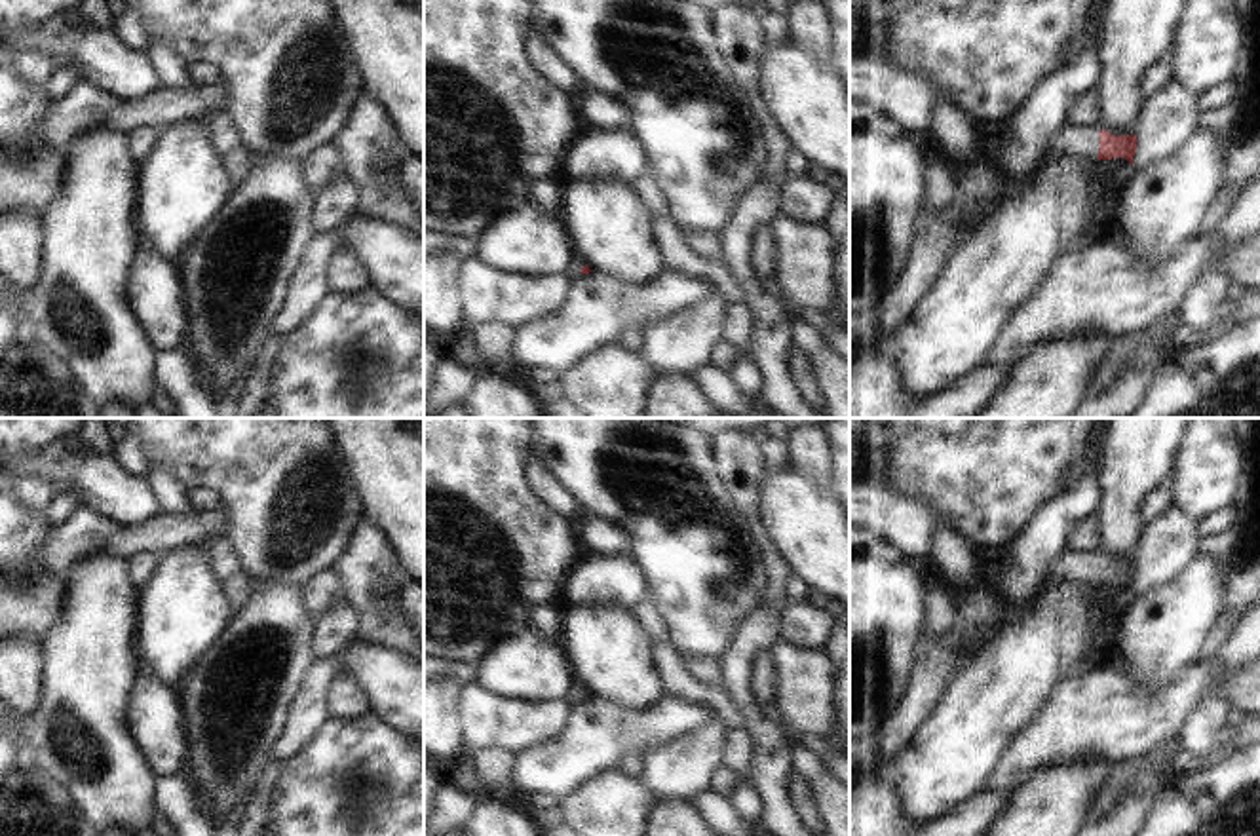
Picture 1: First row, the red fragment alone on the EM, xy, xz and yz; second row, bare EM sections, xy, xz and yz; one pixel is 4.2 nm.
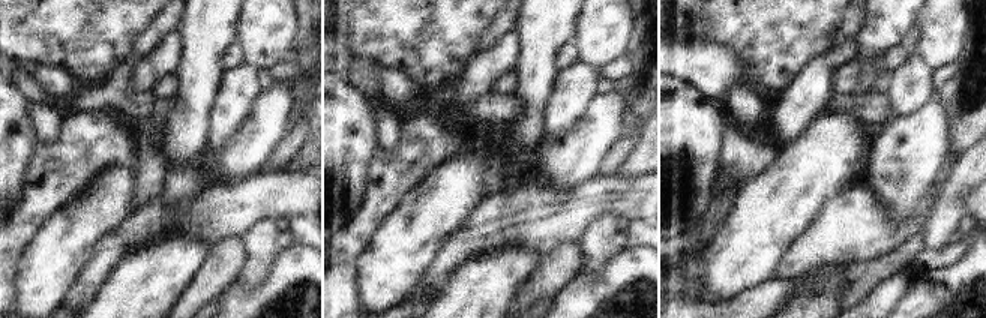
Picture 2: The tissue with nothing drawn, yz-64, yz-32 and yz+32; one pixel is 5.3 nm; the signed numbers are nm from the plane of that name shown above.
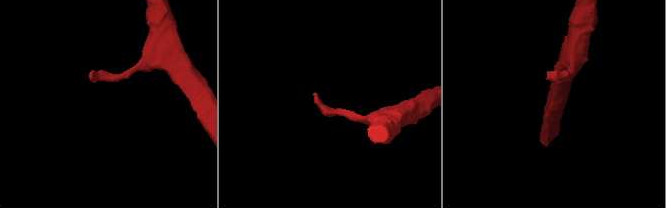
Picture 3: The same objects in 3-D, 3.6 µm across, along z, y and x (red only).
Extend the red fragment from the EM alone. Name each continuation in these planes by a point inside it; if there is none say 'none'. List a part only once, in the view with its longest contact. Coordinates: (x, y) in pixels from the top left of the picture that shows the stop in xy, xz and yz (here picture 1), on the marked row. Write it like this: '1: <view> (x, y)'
1: yz (1072, 143).

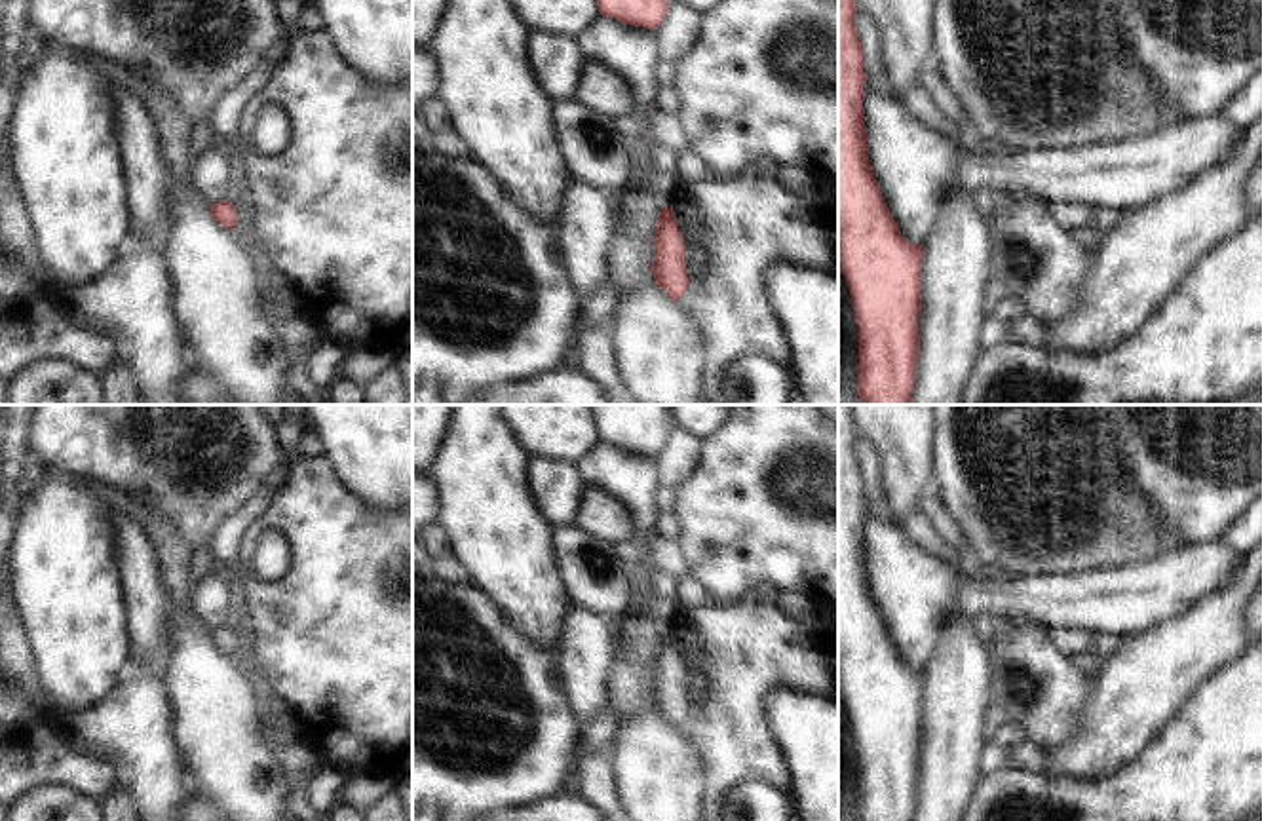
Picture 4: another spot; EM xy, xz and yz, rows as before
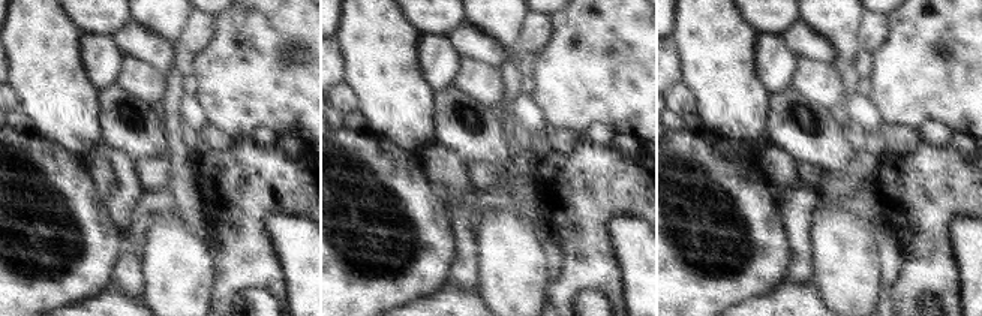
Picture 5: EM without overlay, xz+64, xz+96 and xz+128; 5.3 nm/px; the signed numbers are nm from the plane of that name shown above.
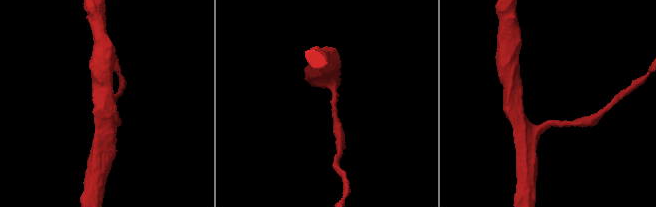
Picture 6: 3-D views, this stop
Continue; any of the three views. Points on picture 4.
none.

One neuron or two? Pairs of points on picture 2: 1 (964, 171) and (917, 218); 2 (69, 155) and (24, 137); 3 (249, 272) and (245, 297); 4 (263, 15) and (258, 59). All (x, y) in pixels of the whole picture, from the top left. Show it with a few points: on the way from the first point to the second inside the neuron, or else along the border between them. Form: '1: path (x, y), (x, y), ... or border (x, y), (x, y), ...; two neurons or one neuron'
1: border (941, 191), (932, 212); two neurons
2: border (36, 143), (23, 176); two neurons
3: border (273, 263), (267, 275), (254, 285), (239, 279); two neurons
4: path (263, 26), (261, 48); one neuron

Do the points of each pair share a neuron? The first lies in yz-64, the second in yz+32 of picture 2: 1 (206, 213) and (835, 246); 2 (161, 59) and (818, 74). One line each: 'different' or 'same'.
1: same
2: same

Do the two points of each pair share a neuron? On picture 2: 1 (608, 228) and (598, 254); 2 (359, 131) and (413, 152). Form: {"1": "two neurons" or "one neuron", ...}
{"1": "one neuron", "2": "two neurons"}

